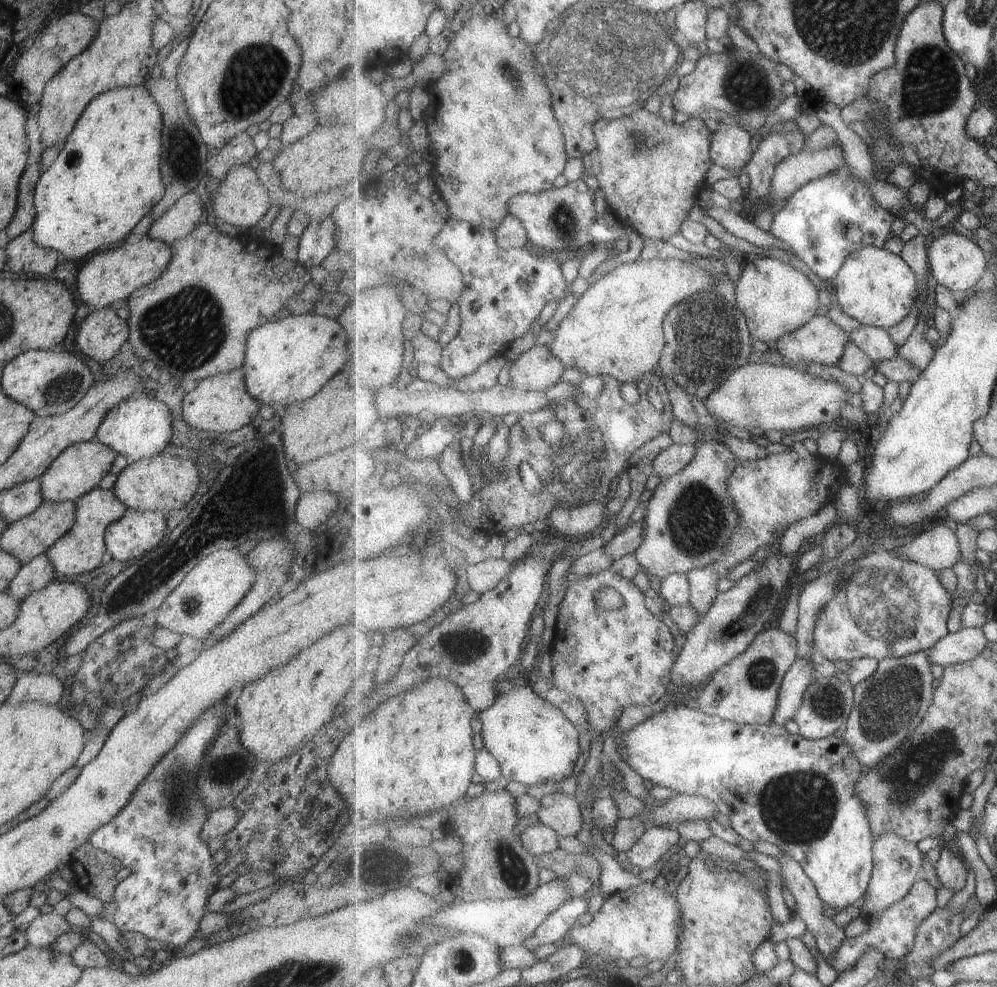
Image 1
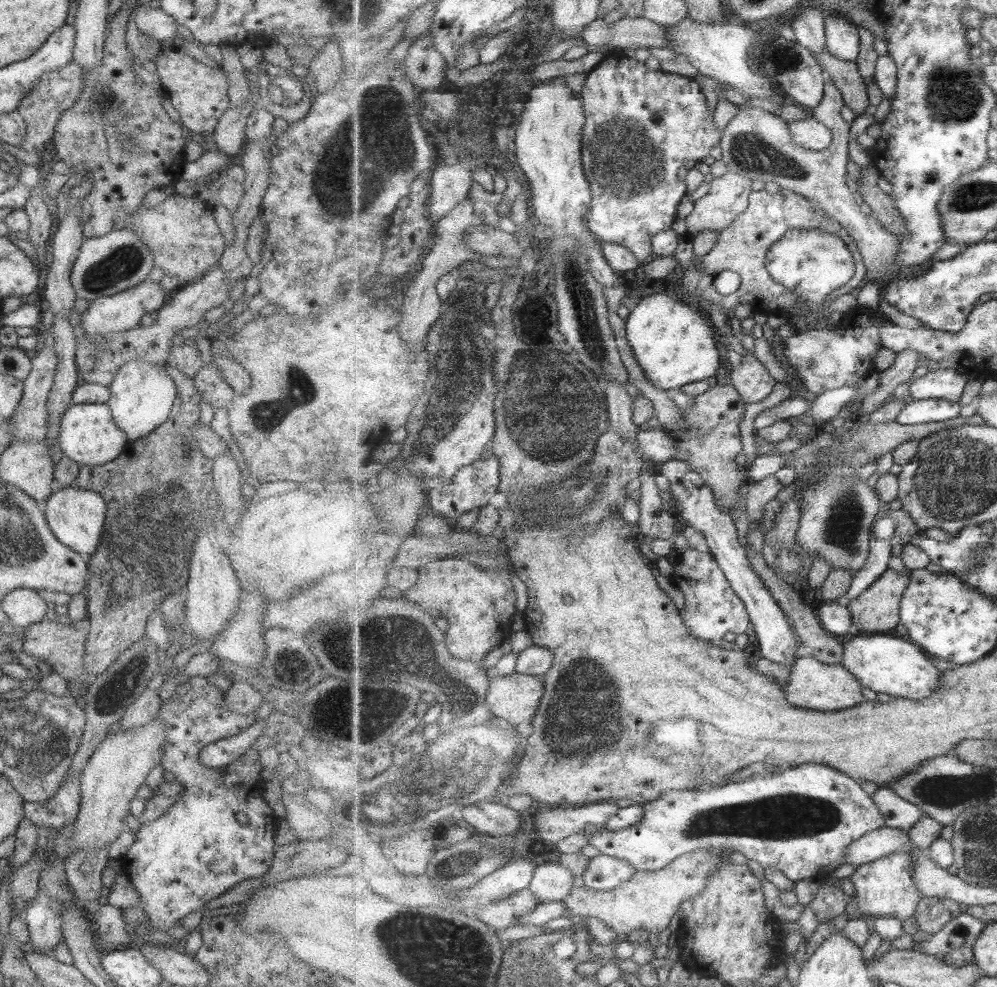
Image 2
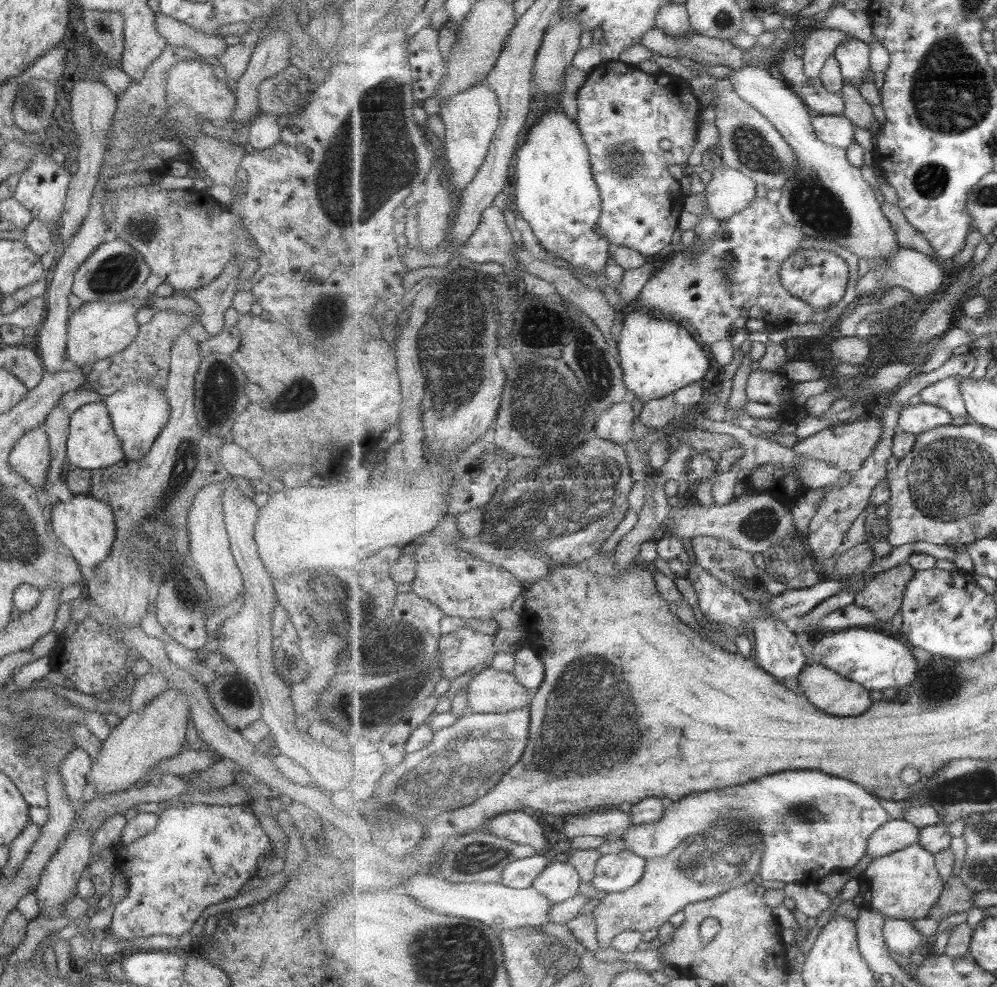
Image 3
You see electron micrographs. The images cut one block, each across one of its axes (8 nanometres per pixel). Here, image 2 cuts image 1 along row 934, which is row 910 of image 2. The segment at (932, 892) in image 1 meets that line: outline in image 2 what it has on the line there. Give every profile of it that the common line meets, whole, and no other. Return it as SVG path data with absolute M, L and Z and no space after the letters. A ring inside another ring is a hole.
M914 845L902 846L895 854L870 862L870 864L864 864L853 872L850 878L856 886L856 890L852 899L855 900L864 915L870 915L873 918L893 917L903 922L916 917L918 907L925 898L917 887L915 872L913 872L914 866L916 866L916 859L912 855Z

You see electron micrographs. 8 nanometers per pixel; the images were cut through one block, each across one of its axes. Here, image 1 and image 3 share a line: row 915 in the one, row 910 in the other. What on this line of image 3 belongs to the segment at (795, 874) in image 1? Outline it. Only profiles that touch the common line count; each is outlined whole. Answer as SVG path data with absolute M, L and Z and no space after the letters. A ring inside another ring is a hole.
M790 883L786 884L784 889L786 890L788 897L792 898L796 902L796 909L802 911L808 917L817 918L819 916L822 916L824 910L828 910L828 908L830 908L830 905L832 904L833 898L829 894L822 892L818 888L818 884L804 885L802 883Z

